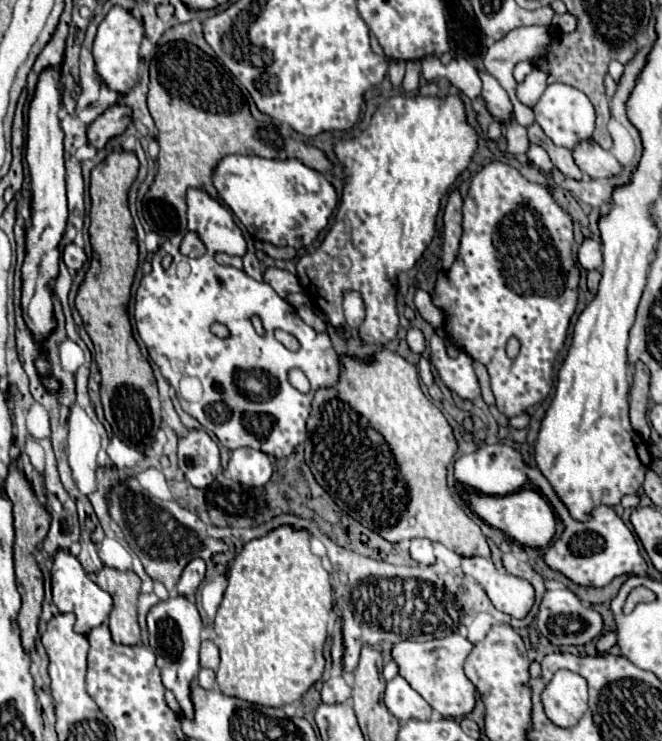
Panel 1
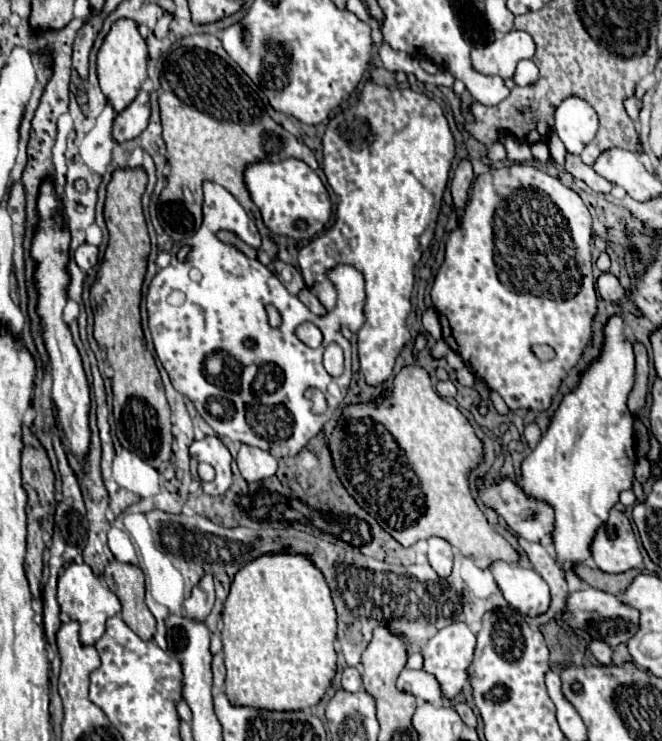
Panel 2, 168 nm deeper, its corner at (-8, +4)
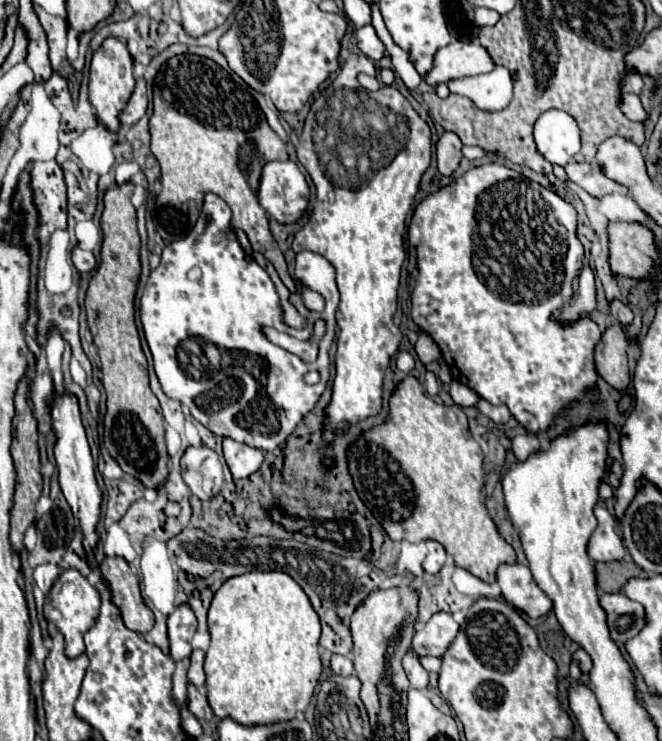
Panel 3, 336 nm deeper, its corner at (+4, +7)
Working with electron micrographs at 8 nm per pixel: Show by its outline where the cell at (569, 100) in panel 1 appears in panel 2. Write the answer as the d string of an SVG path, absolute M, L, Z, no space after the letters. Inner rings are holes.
M568 97L556 109L554 131L562 139L564 147L572 155L580 155L584 147L594 139L598 129L596 111L576 97Z

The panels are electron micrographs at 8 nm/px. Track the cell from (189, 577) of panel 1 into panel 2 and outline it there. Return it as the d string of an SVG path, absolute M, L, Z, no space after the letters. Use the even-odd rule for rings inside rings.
M204 575L202 581L192 589L192 595L184 601L184 611L186 617L190 617L192 621L206 621L206 617L210 615L214 605L214 585L212 585L212 577Z

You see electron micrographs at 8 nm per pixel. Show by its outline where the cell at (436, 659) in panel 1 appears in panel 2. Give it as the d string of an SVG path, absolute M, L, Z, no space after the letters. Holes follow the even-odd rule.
M452 623L444 629L440 629L430 641L428 645L422 649L422 655L424 655L424 671L436 675L440 687L442 687L442 693L446 697L454 697L460 693L460 689L468 683L468 665L472 663L472 655L474 655L474 647L476 647L476 635L468 629L466 623Z

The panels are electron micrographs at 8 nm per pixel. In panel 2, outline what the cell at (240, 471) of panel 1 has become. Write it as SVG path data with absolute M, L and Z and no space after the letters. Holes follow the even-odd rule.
M242 445L238 449L236 463L238 463L238 469L240 469L242 477L248 483L272 477L276 473L276 469L278 469L276 459L268 451L262 451L262 449L250 447L250 445Z

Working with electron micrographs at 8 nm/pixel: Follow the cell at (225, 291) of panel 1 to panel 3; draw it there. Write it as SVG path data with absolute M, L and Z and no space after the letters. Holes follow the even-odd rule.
M208 192L202 220L186 238L170 242L162 252L160 266L150 272L140 300L140 320L164 394L188 406L192 418L214 434L268 452L286 442L326 390L340 292L336 292L336 268L324 256L309 251L296 254L298 283L320 292L326 308L322 312L306 310L300 292L296 292L290 296L290 302L306 316L306 324L300 330L282 324L278 292L266 270L244 254L230 220L232 210L228 204ZM206 216L212 218L208 226ZM316 318L326 320L326 338L314 364L272 344L262 332L264 326L272 326L298 340L310 340ZM212 348L218 350L218 362L212 356ZM312 368L318 368L322 374L316 386L304 382L306 372Z

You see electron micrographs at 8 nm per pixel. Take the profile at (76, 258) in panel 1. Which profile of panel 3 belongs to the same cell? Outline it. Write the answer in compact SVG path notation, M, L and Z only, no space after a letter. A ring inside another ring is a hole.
M76 246L76 248L72 250L72 262L74 262L74 266L76 266L76 270L78 270L80 274L86 274L86 272L90 272L90 270L96 266L94 254L92 254L90 250L82 250L80 246Z

